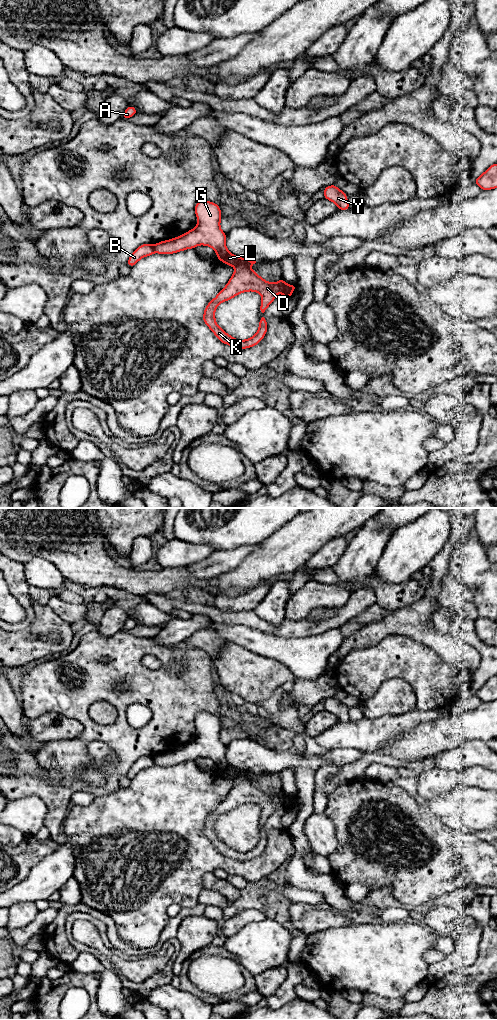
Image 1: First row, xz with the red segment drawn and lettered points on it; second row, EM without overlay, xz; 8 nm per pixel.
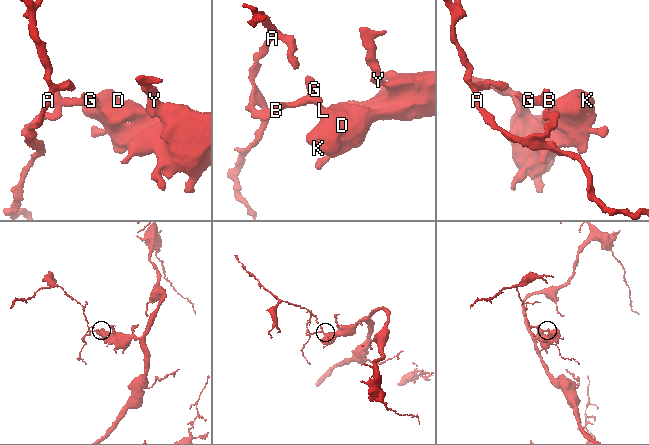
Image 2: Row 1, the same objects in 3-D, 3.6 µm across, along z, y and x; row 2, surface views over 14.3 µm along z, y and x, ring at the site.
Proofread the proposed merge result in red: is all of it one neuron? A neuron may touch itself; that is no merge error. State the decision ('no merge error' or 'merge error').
merge error

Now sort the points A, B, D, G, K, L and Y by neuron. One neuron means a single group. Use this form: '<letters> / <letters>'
A B / D G K L Y

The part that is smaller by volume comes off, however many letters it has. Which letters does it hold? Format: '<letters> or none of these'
A, B

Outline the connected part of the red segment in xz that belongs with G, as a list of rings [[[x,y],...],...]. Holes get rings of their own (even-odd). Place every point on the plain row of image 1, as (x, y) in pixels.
[[[200,712],[195,718],[195,725],[198,736],[194,741],[174,751],[155,756],[154,763],[160,766],[172,766],[189,760],[194,761],[197,757],[206,757],[215,762],[219,772],[234,778],[236,781],[228,796],[206,818],[203,832],[222,855],[240,861],[255,858],[264,850],[267,844],[267,834],[263,828],[267,819],[279,804],[283,806],[284,812],[291,808],[297,797],[288,797],[284,794],[283,790],[277,795],[267,794],[251,782],[250,779],[256,773],[237,769],[227,762],[225,757],[226,745],[220,741],[222,726],[217,716],[207,712]],[[247,803],[255,803],[262,808],[259,841],[253,849],[247,852],[237,852],[217,837],[215,821],[220,815]]]

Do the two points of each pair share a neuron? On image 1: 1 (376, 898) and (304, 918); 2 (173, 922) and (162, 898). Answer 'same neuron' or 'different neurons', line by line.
1: same neuron
2: different neurons

